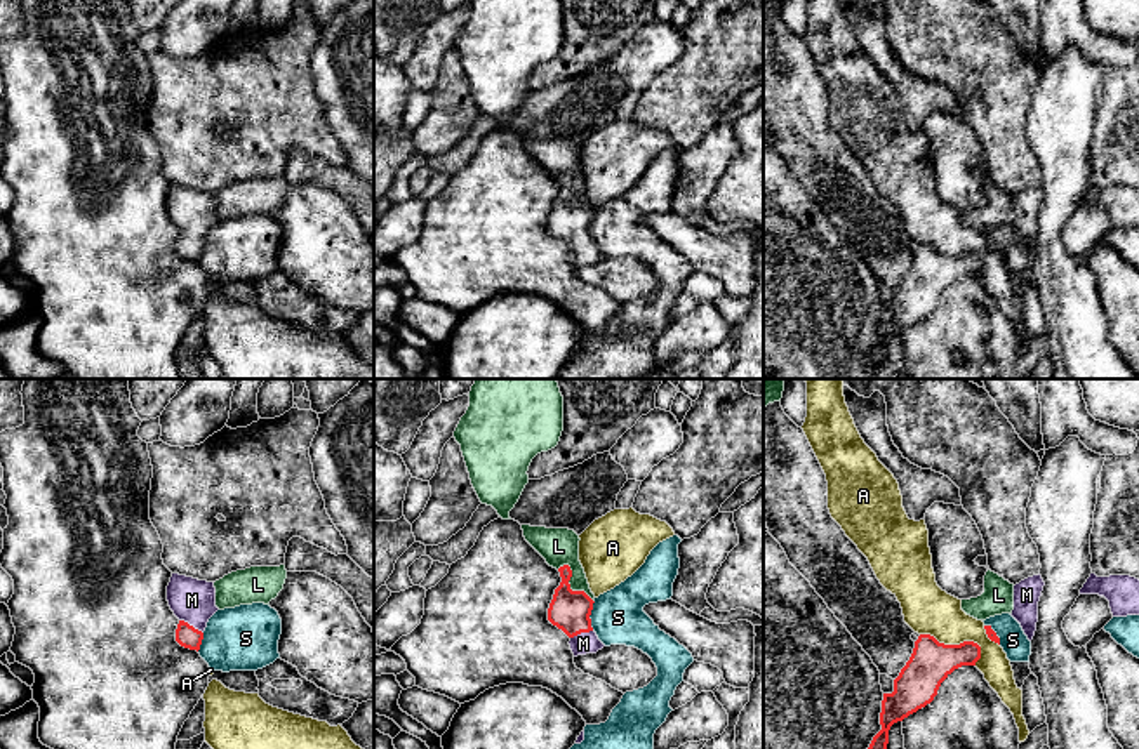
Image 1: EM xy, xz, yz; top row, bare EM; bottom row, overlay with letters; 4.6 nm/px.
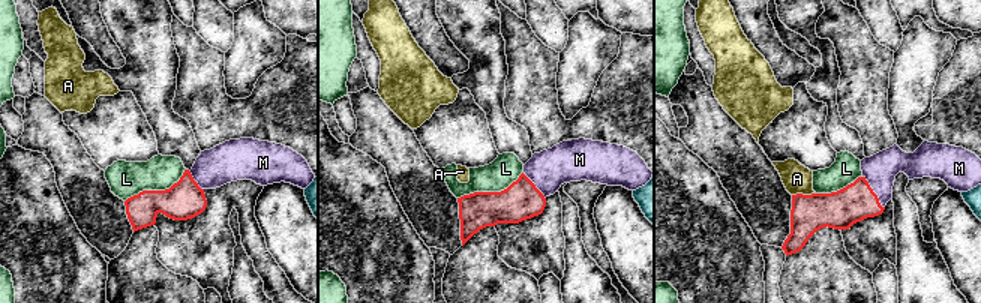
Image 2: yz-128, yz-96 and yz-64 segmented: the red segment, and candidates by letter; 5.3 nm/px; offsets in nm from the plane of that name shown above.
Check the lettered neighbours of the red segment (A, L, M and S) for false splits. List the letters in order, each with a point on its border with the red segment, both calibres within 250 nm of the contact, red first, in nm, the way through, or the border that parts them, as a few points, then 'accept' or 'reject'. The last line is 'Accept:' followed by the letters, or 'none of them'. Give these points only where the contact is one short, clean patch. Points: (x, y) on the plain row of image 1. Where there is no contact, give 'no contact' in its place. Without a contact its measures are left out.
A: meets red in yz at (955, 256); 200 nm thick on the red side, 220 nm on the other; border along yz (920, 244), (945, 254), (974, 252), (981, 268); reject
L: meets red in xz at (569, 195); 190 nm thick on the red side, 180 nm on the other; border along xz (560, 176), (571, 181), (569, 197), (581, 200), (593, 212); reject
M: meets red in xy at (192, 237); 100 nm thick on the red side, 200 nm on the other; runs through xy (188, 247), (192, 237), (192, 211); accept
S: meets red in xz at (590, 225); 190 nm thick on the red side, 240 nm on the other; border along xz (595, 212), (590, 223), (592, 240); reject
Accept: M

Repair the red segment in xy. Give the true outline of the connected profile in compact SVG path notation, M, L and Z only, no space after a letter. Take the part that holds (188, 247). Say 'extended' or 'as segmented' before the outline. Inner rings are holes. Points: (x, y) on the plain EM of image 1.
extended; M172 184L167 196L167 212L179 229L176 252L198 262L207 233L219 221L216 217L214 193Z

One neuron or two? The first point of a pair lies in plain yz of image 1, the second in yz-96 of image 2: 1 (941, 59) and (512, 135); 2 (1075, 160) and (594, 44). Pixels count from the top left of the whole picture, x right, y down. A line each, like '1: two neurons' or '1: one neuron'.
1: two neurons
2: one neuron

